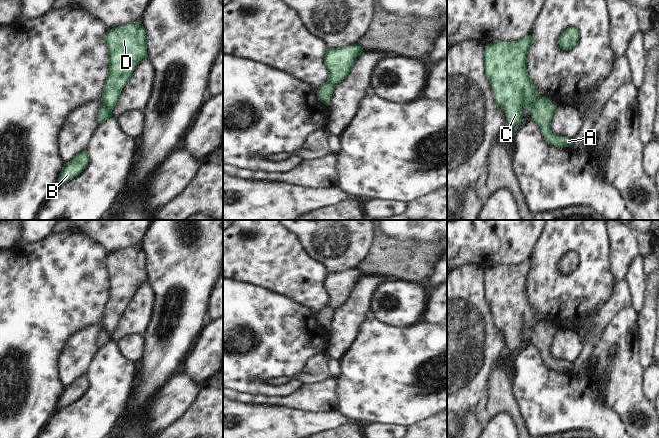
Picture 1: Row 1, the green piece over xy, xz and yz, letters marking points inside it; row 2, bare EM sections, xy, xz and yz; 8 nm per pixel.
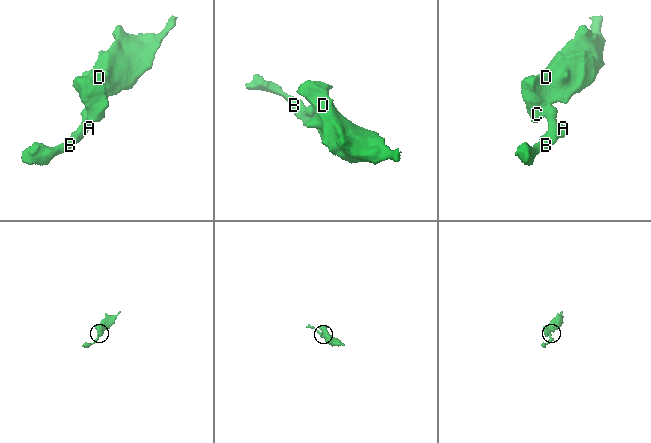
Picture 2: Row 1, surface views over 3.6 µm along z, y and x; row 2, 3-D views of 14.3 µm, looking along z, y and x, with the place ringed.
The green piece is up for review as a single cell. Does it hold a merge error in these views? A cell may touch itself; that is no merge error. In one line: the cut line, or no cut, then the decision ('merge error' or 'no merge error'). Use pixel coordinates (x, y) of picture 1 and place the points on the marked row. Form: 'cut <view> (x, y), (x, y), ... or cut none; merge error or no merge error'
cut yz (540, 96), (530, 112); merge error

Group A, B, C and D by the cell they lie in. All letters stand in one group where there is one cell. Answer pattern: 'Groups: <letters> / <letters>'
Groups: A B / C D

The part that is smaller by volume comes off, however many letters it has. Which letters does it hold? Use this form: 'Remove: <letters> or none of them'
Remove: A, B

